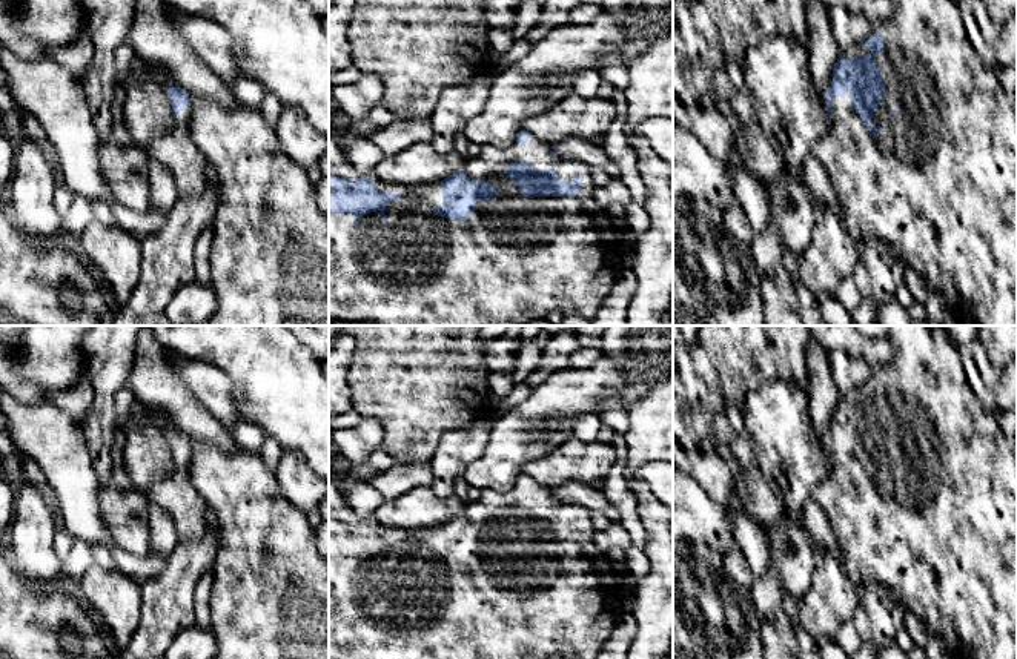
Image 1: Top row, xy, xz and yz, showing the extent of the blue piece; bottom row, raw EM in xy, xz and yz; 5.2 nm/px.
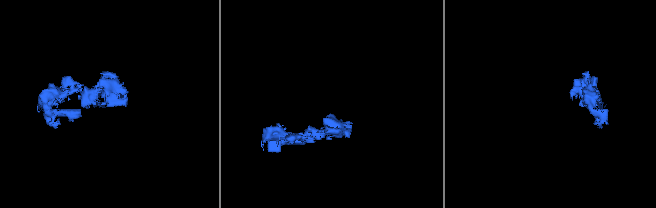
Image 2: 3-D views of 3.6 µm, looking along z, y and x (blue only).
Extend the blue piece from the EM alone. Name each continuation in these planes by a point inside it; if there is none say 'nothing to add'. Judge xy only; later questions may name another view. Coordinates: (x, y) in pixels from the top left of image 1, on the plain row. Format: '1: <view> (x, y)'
1: xy (175, 495)

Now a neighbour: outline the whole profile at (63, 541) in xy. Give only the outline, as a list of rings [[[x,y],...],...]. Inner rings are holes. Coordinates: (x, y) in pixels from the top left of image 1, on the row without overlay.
[[[61,527],[54,535],[54,550],[57,556],[63,561],[72,548],[74,536],[66,533]]]

